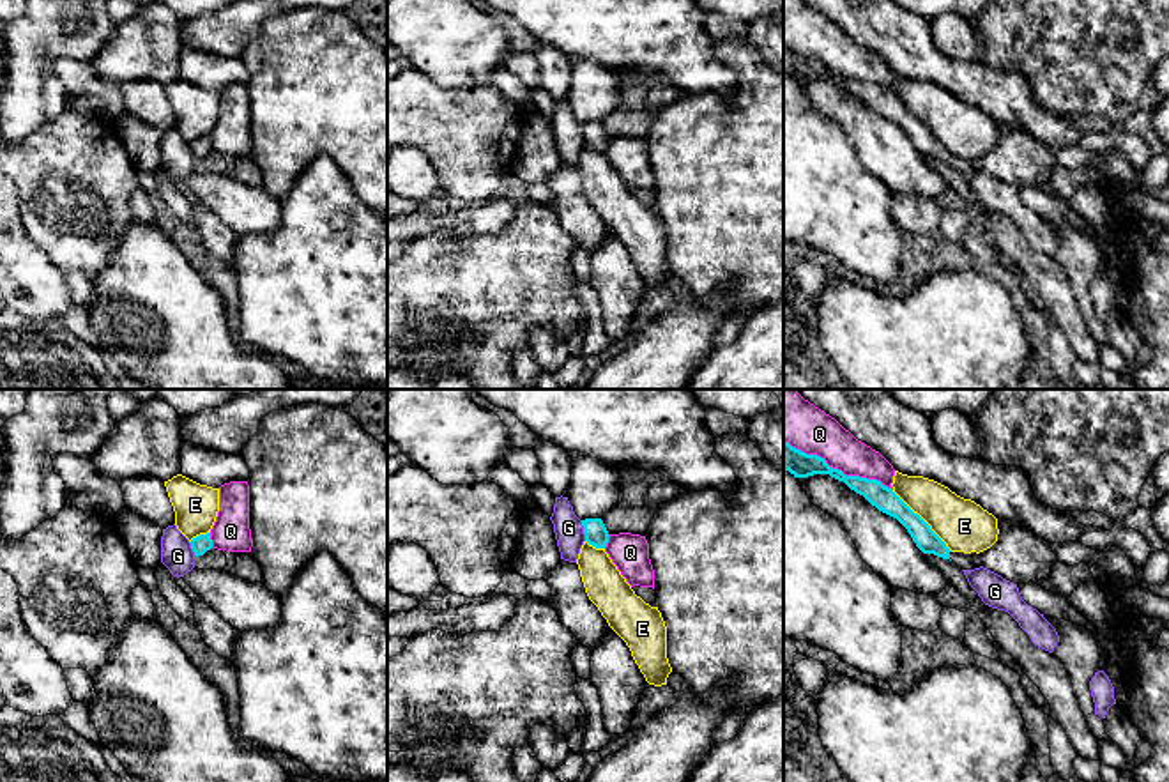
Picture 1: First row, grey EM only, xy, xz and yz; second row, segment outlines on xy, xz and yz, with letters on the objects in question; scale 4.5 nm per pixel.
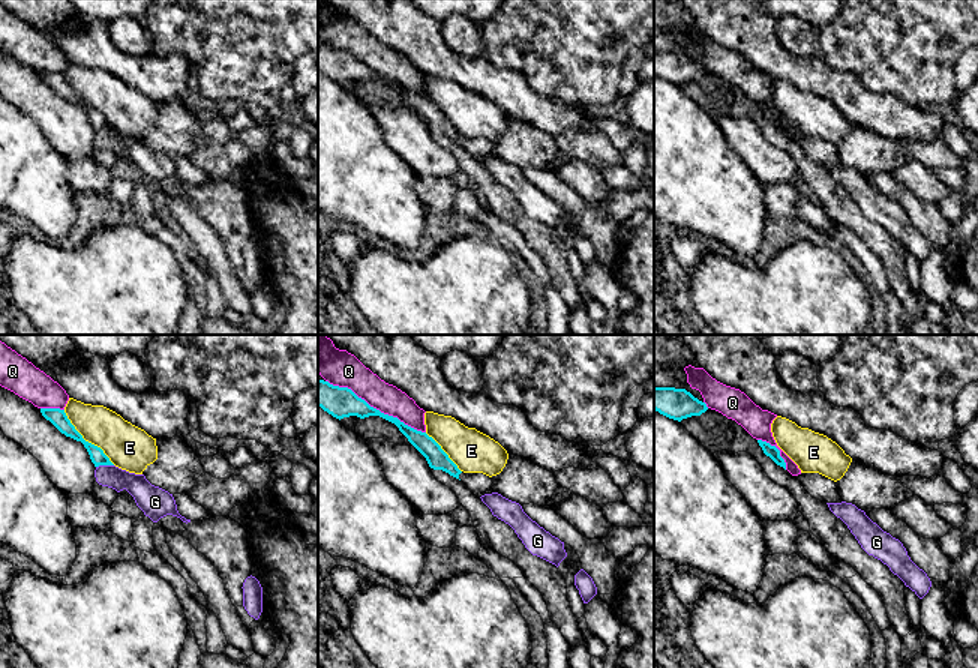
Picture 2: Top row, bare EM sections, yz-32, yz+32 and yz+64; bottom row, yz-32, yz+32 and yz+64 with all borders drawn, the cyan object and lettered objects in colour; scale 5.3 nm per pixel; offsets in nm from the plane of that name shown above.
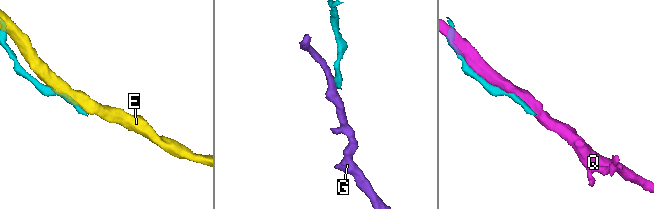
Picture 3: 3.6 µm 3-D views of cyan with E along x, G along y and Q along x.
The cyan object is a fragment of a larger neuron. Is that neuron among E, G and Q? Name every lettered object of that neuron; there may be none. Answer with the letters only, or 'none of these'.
none of these

